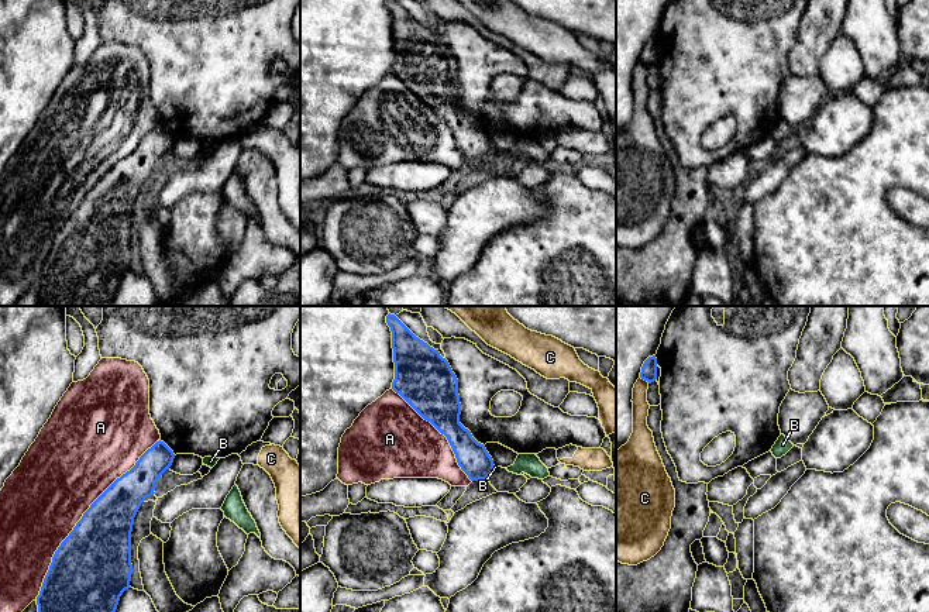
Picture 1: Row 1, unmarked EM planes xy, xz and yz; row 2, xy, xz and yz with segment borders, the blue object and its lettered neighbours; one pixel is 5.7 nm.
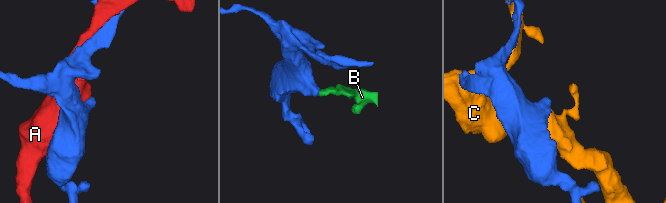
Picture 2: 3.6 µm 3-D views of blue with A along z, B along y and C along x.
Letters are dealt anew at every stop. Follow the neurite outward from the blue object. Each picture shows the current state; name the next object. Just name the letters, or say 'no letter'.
no letter

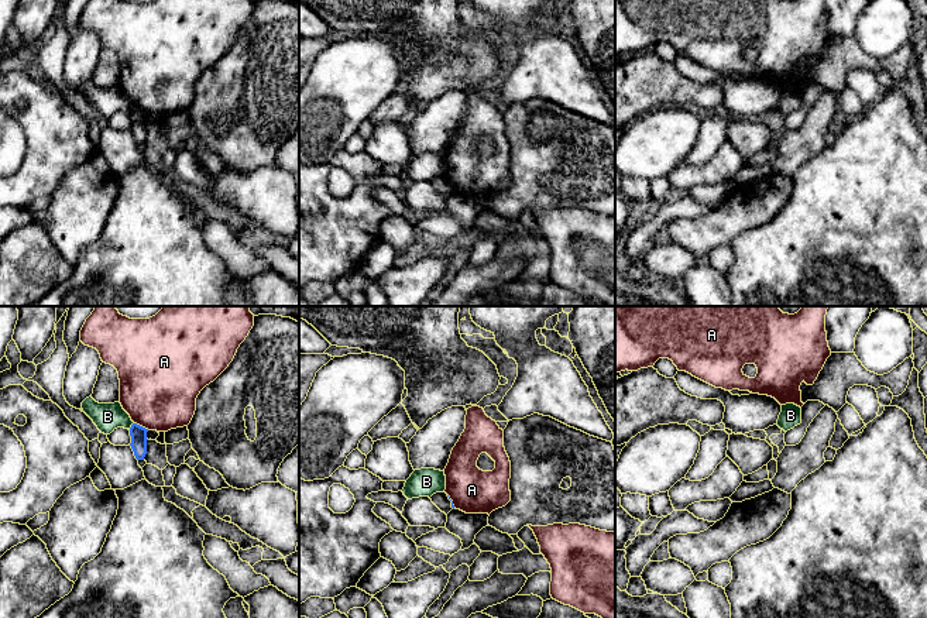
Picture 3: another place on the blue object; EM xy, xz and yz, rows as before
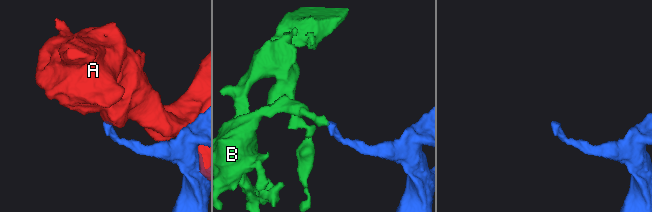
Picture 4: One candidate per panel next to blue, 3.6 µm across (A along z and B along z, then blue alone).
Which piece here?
no letter

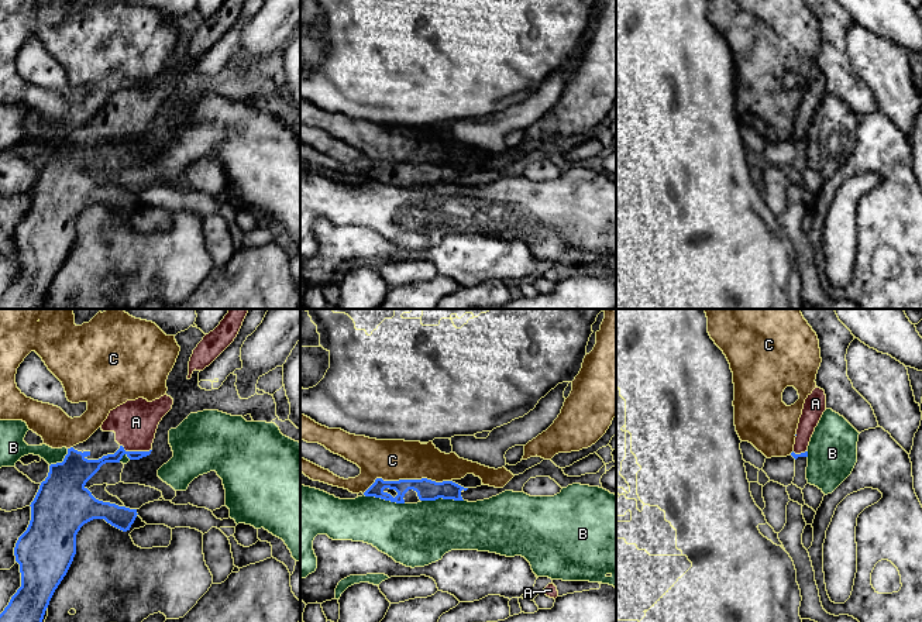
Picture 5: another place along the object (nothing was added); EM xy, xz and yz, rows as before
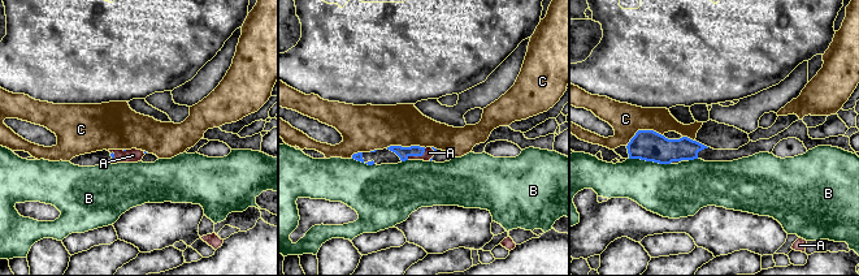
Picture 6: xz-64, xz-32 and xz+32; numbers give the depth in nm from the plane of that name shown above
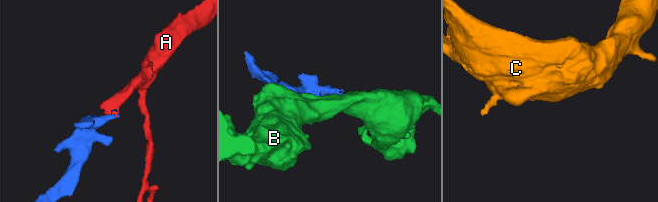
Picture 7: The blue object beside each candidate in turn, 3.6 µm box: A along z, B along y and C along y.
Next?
A

